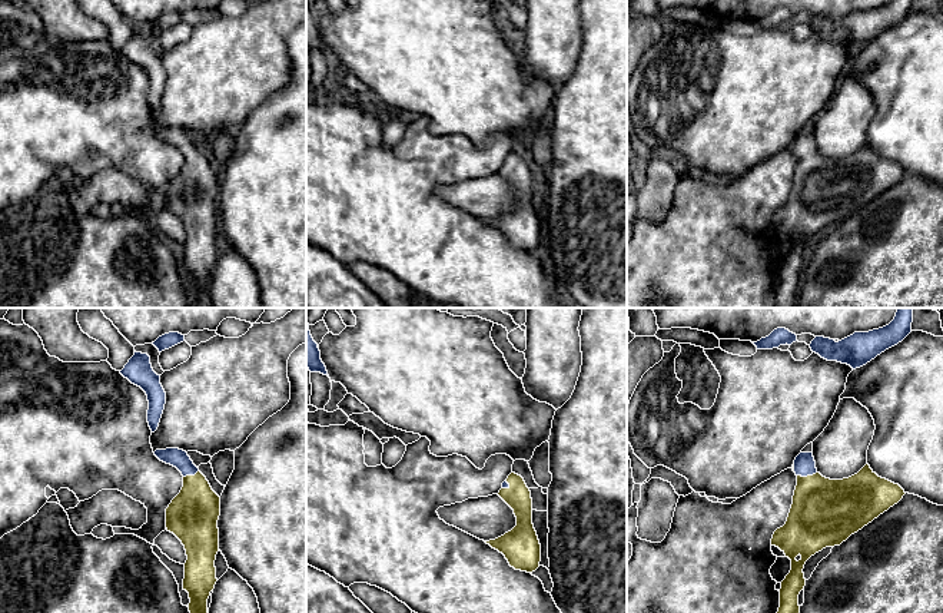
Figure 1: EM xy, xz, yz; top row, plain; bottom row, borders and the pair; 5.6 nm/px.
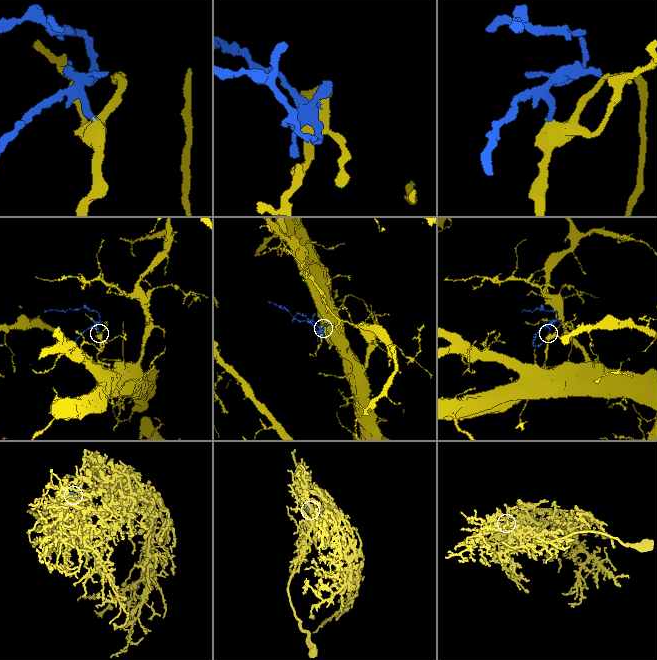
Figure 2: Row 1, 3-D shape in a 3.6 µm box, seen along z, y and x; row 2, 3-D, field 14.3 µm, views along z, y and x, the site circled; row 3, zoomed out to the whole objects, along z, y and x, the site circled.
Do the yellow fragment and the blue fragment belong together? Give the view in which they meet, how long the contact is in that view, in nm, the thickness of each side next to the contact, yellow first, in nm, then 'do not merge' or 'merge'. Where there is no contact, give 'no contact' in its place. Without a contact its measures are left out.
contact in yz; length 110 nm; calibres 380 and 120 nm; merge

